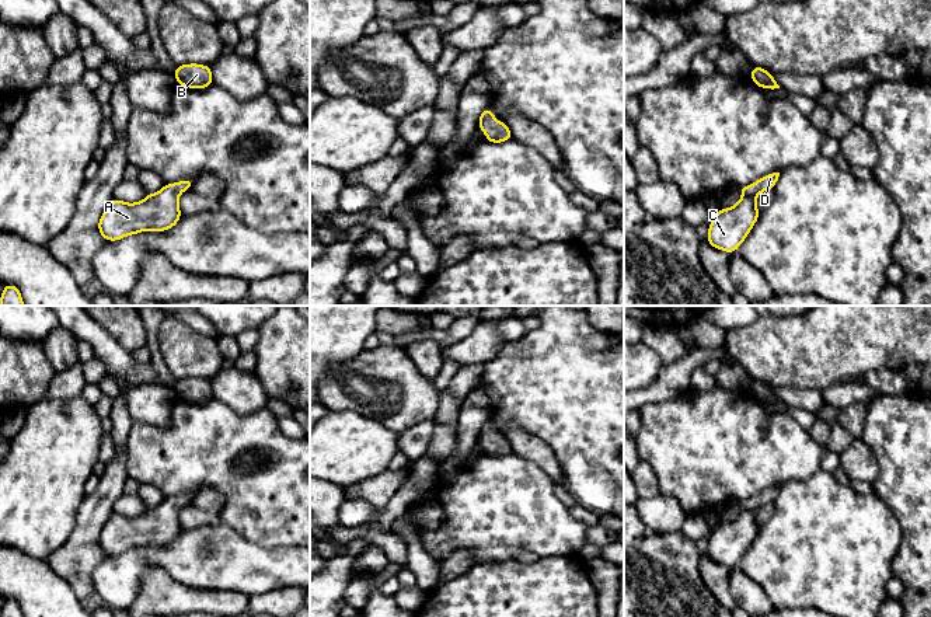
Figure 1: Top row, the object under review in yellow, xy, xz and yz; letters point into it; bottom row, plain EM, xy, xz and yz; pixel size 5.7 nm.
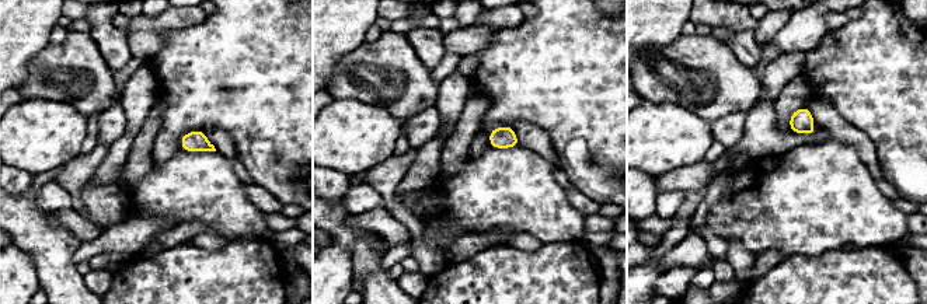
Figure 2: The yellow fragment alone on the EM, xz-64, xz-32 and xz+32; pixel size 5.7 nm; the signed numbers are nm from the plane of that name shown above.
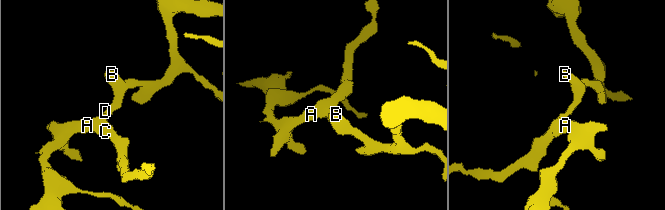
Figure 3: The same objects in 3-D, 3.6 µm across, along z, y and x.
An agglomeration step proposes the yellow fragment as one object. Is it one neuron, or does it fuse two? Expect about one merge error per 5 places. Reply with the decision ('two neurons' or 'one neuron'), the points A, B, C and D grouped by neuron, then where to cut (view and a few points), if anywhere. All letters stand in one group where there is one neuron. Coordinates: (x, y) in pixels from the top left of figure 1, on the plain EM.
one neuron; groups A B C D; cut none

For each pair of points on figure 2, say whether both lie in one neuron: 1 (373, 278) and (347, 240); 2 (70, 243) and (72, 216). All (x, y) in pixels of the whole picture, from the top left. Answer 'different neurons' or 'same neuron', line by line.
1: same neuron
2: different neurons

